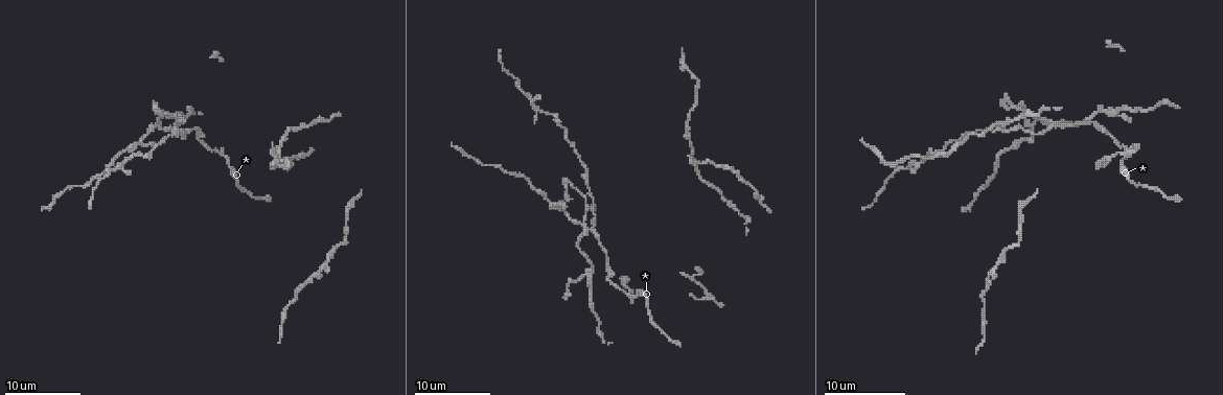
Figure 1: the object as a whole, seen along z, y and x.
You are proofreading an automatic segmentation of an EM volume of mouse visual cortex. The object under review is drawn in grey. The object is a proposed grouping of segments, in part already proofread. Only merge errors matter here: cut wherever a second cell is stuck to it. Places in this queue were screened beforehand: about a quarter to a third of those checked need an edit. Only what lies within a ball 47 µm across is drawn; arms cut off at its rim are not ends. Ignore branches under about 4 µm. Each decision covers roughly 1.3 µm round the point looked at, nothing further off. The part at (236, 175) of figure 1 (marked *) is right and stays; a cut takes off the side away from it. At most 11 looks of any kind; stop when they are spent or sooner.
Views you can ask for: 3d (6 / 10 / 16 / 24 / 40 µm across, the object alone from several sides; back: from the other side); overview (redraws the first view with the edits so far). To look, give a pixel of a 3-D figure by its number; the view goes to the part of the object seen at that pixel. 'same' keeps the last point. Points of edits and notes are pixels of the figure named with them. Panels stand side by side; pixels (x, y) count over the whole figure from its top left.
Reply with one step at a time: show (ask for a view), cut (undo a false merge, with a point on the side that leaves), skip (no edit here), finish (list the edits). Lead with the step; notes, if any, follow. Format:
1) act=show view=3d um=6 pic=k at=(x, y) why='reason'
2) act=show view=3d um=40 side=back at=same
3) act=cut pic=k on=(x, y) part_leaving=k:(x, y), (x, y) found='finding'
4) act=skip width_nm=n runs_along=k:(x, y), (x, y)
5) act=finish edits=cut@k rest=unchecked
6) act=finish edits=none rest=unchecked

act=show view=3d um=10 pic=1 at=(217, 149) why='calibre changes'

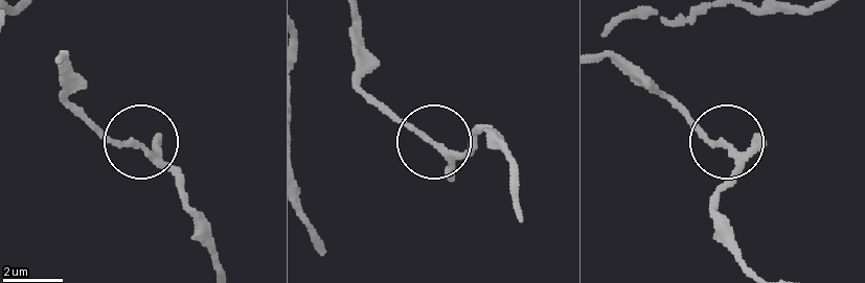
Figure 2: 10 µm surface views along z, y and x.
act=skip runs_along=2:(727, 237), (719, 195), (731, 150), (677, 108) found='continuous, no second cell'

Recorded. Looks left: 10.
act=show view=3d um=10 pic=1 at=(1105, 111) why='arms part here'

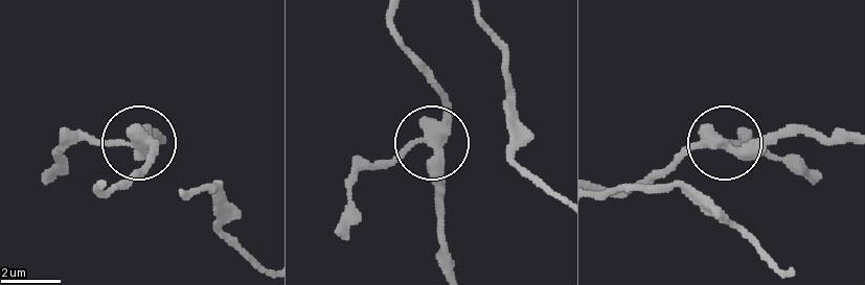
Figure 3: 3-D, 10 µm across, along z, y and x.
act=show view=3d um=10 side=back pic=3 at=(135, 142) why='from behind'

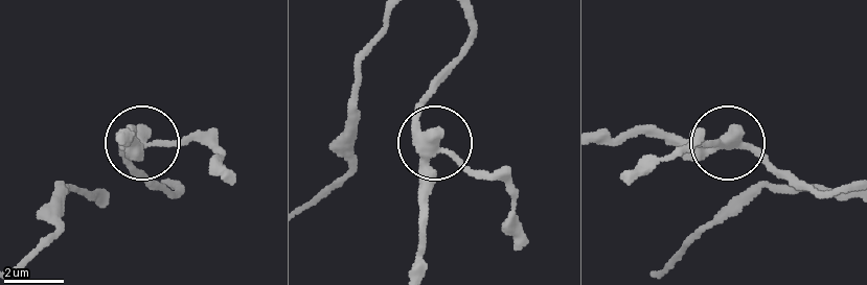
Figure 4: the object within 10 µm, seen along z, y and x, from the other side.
act=skip arms=3 runs_along=4:(854, 186), (810, 191), (750, 150), (692, 139) found='all the same cell'

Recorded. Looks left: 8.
act=show view=3d um=16 pic=1 at=(590, 230) why='small branch off a trunk'

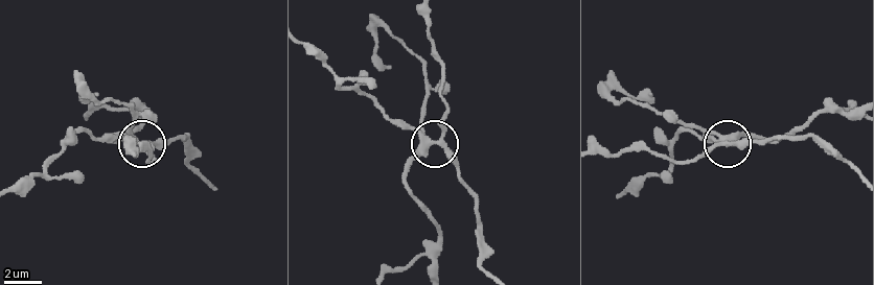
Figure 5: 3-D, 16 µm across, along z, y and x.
act=skip width_nm=350 runs_along=5:(856, 171), (805, 135), (730, 144), (704, 139) found='all the same cell'

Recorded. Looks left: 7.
act=show view=3d um=16 pic=1 at=(695, 277) why='side arm on a straight run'

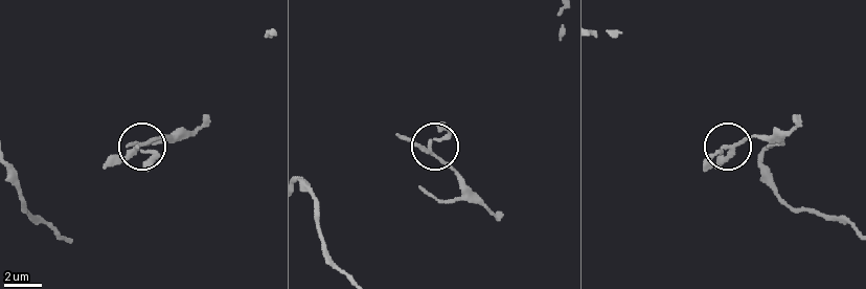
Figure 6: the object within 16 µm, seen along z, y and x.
act=skip width_nm=180 found='all the same cell'

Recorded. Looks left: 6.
act=show view=3d um=6 pic=1 at=(942, 154) why='sudden change in width'

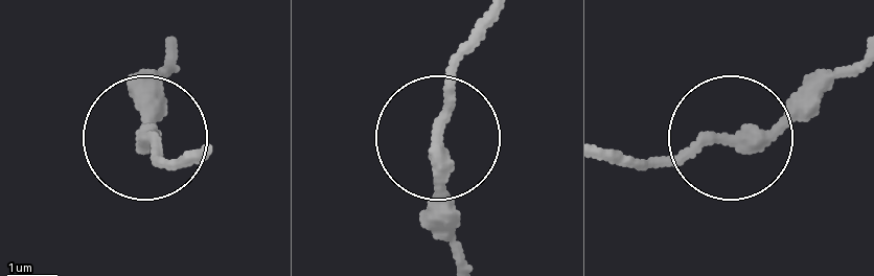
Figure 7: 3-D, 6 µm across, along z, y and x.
act=show view=3d um=6 side=back pic=7 at=(744, 136)

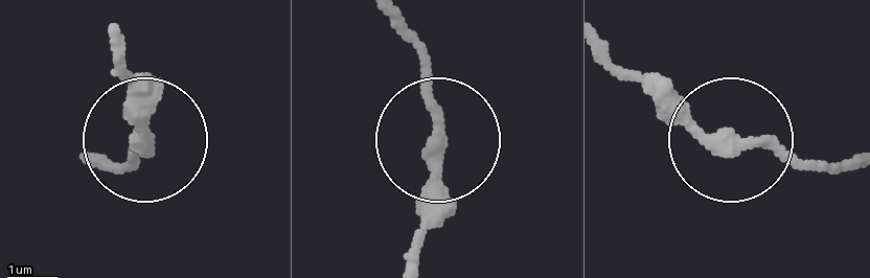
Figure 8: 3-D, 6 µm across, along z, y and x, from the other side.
act=skip found='continuous, no second cell'

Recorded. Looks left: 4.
act=finish edits=none rest=unchecked

